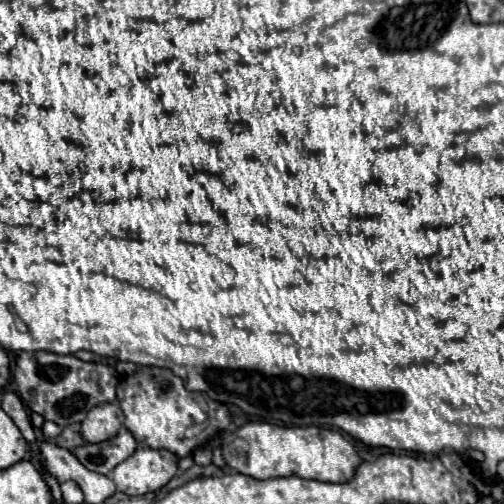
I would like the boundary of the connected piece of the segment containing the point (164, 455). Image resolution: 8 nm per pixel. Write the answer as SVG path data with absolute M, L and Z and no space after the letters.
M138 448L128 460L112 470L118 492L144 496L164 488L178 472L178 456L168 450Z

